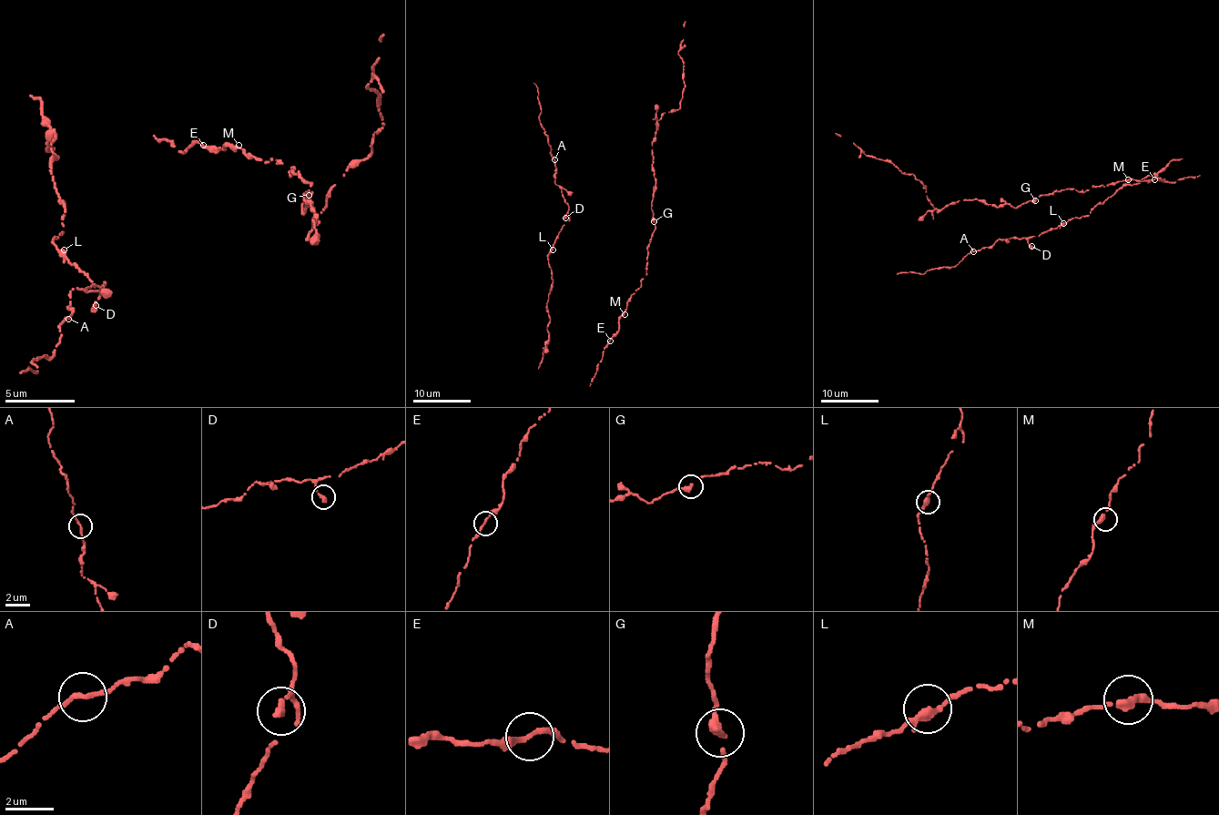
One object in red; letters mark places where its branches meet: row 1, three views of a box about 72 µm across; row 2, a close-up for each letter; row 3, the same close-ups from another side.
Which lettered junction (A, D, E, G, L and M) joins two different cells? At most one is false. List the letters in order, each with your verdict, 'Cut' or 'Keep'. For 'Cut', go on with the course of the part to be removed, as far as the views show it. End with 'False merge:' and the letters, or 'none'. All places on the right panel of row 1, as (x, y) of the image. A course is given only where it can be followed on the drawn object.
A: Keep
D: Keep
E: Keep
G: Keep
L: Keep
M: Keep
False merge: none

